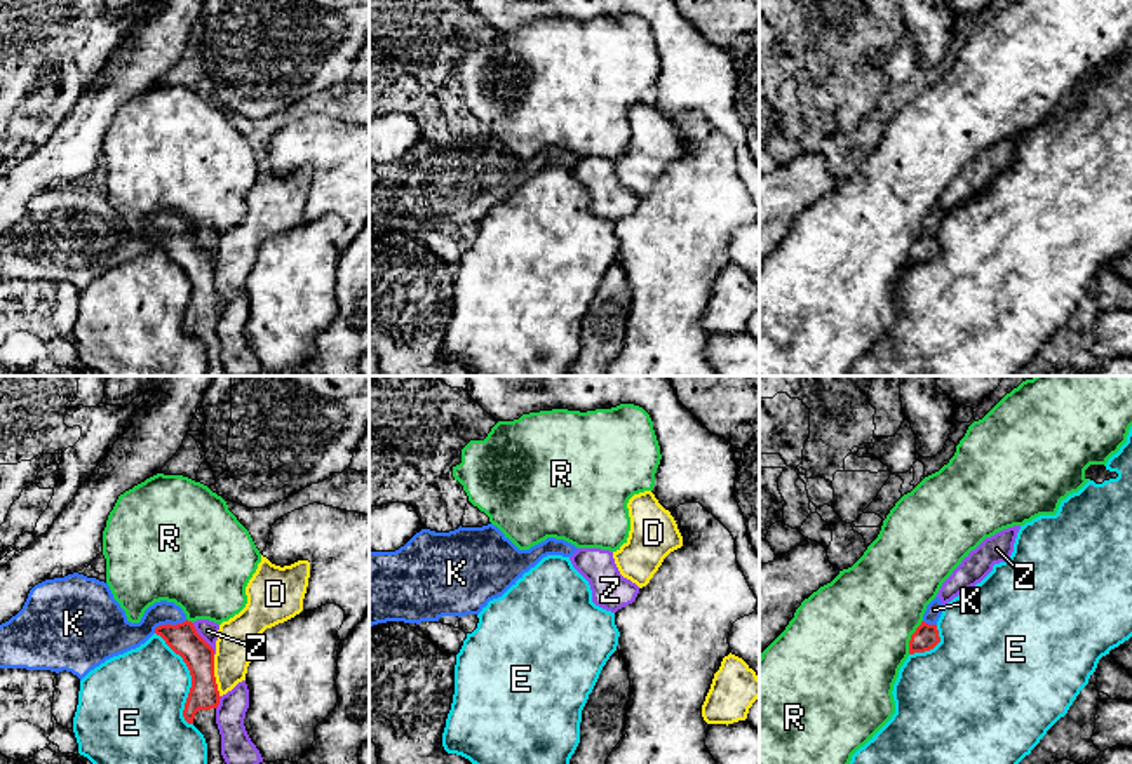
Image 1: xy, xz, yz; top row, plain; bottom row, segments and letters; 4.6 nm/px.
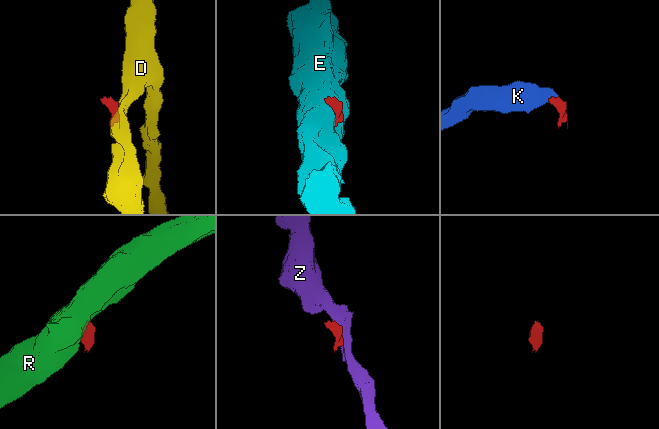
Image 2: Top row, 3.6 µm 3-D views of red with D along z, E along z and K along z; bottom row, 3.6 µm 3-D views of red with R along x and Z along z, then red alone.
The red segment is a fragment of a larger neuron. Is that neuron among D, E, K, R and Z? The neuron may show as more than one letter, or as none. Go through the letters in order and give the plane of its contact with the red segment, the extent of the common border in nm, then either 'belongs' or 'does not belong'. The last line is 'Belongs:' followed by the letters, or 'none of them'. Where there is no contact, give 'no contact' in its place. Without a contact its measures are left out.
D: xy | 200 nm | does not belong
E: xy | 460 nm | does not belong
K: xy | 170 nm | belongs
R: yz | 170 nm | does not belong
Z: xy | 180 nm | does not belong
Belongs: K

